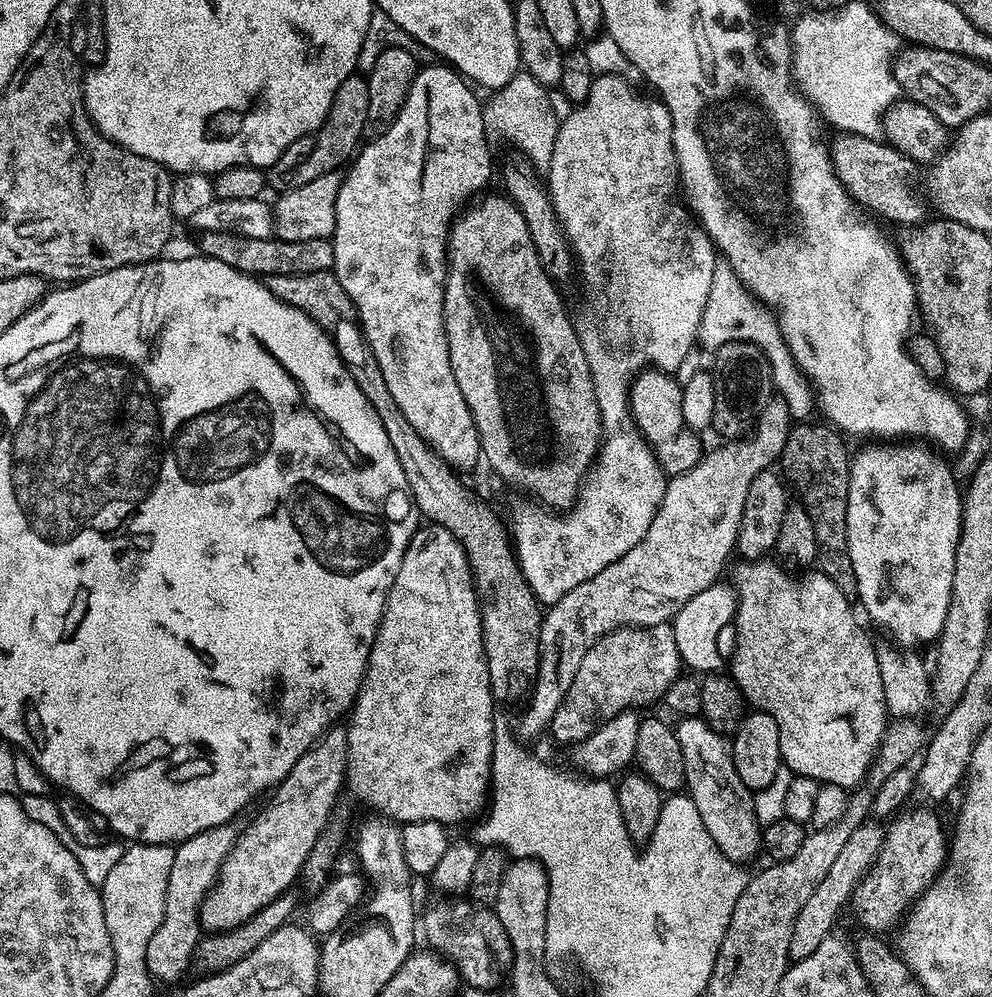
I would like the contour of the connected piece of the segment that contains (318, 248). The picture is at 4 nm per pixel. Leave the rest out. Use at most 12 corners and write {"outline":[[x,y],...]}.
{"outline":[[206,232],[199,251],[247,276],[335,269],[331,239]]}

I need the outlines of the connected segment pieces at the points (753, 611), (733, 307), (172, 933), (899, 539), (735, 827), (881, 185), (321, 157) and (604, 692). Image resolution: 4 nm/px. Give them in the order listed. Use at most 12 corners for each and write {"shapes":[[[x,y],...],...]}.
{"shapes":[[[748,558],[730,675],[797,776],[855,790],[890,723],[827,574]],[[726,262],[710,278],[698,340],[709,350],[758,345],[793,421],[812,408],[811,383],[775,315]],[[223,824],[175,845],[148,973],[180,980],[202,939],[200,907],[236,845]],[[923,443],[851,457],[858,604],[939,641],[964,514]],[[700,716],[674,727],[687,795],[718,850],[761,855],[753,789],[729,737]],[[878,138],[830,144],[857,205],[903,226],[925,219],[917,161]],[[338,86],[318,130],[266,170],[283,194],[343,169],[369,127],[370,86]],[[671,623],[615,628],[582,658],[550,733],[582,742],[682,675]]]}

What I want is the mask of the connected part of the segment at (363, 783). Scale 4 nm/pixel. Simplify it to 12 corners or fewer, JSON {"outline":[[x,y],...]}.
{"outline":[[417,527],[346,720],[346,788],[453,826],[490,796],[480,600]]}

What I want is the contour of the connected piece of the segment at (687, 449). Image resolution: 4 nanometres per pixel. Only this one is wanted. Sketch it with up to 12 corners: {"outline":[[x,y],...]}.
{"outline":[[649,367],[630,385],[636,431],[664,475],[702,447],[682,416],[681,381]]}

